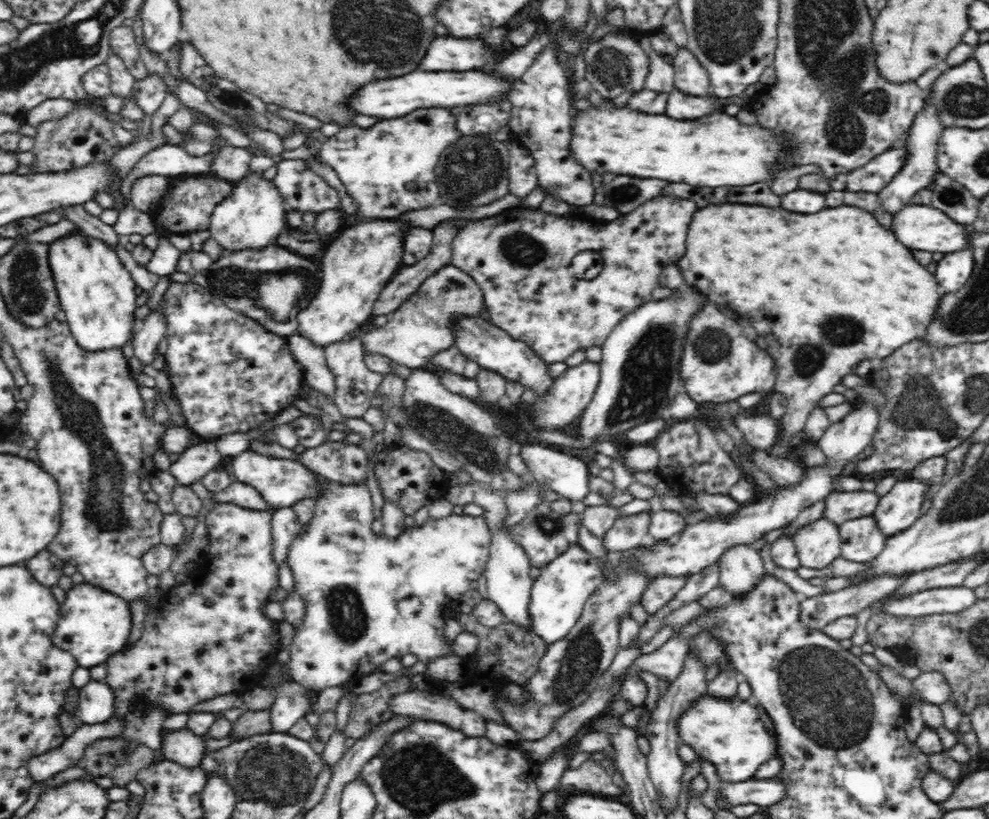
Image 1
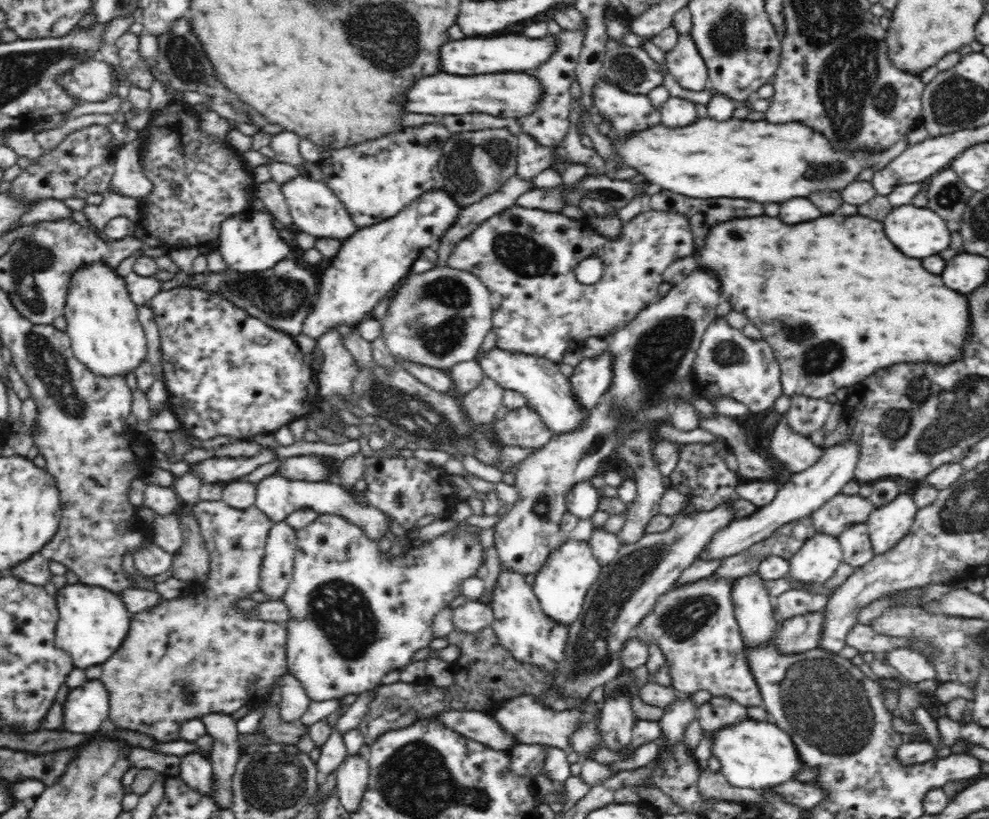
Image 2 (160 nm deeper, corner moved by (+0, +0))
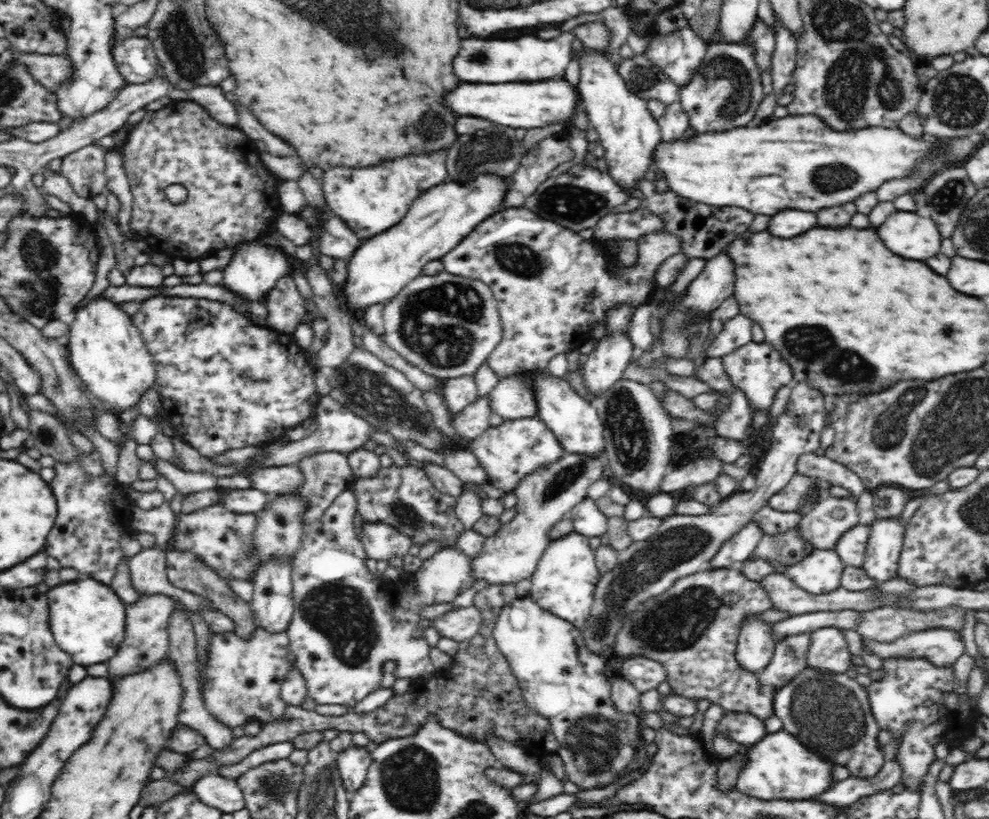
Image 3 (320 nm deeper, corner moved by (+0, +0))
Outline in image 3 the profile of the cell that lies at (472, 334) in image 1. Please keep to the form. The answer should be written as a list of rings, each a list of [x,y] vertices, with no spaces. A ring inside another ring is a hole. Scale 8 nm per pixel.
[[[520,370],[518,375],[526,379],[526,383],[534,389],[534,397],[538,405],[537,416],[560,441],[568,454],[583,454],[586,458],[604,456],[604,435],[602,421],[596,408],[585,401],[564,377],[554,377],[548,370]]]

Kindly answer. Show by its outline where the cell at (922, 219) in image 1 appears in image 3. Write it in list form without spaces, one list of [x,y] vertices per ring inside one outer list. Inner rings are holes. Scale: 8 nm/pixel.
[[[912,212],[892,214],[878,228],[878,236],[894,254],[922,262],[938,254],[942,242],[936,224]]]

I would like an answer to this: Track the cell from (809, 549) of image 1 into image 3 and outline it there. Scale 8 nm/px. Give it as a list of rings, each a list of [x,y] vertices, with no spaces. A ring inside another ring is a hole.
[[[815,549],[801,562],[786,567],[785,575],[810,594],[828,594],[841,586],[845,568],[834,549]]]

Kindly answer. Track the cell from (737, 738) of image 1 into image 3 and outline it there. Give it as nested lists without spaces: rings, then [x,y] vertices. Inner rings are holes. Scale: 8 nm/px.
[[[784,729],[766,736],[754,746],[742,747],[745,768],[740,772],[735,788],[740,793],[760,800],[810,800],[834,786],[833,763],[804,746]]]

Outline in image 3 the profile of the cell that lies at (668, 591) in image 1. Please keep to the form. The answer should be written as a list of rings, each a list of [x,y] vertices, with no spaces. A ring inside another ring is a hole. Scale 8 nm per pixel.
[[[748,522],[741,532],[732,536],[721,546],[720,551],[710,561],[710,564],[714,569],[736,567],[753,554],[764,536],[765,533],[756,522]]]

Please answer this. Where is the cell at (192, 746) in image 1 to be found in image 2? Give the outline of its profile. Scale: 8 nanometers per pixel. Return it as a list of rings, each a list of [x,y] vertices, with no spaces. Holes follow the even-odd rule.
[[[200,753],[180,757],[180,769],[180,777],[190,788],[210,797],[215,781],[210,757]]]

